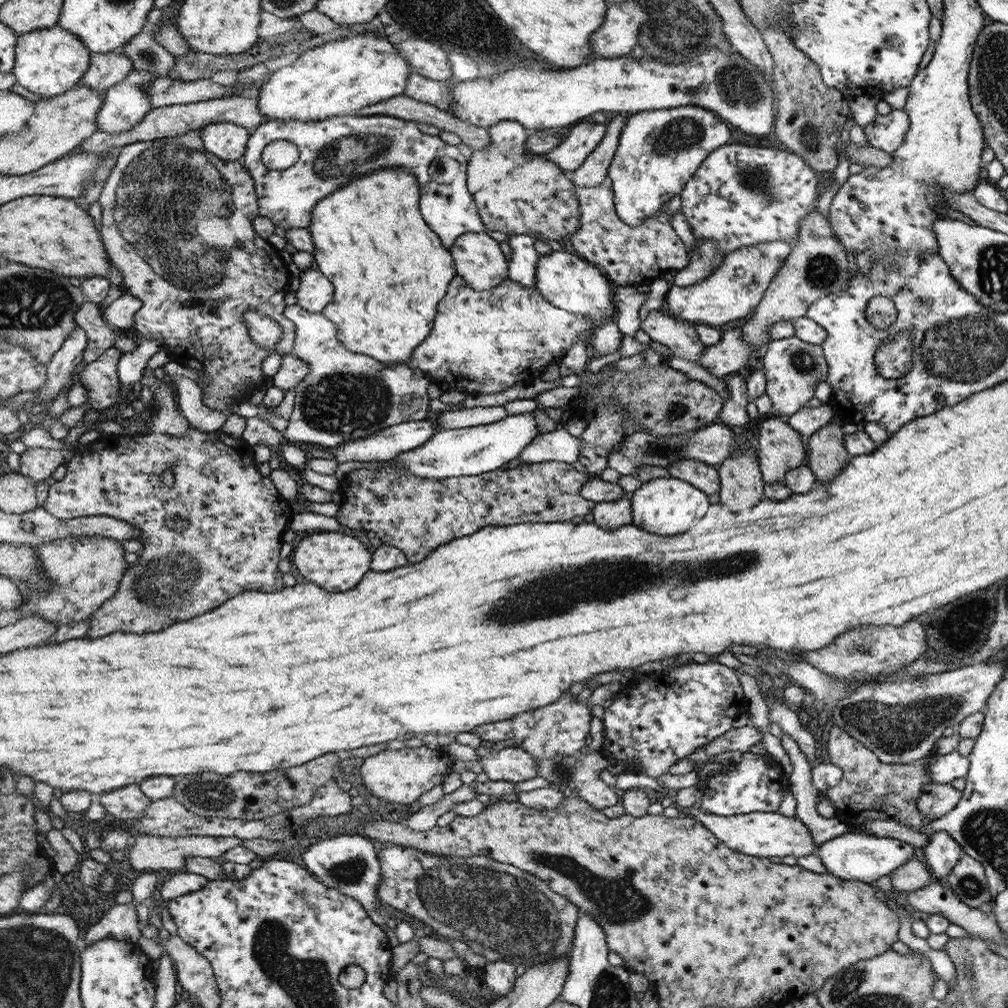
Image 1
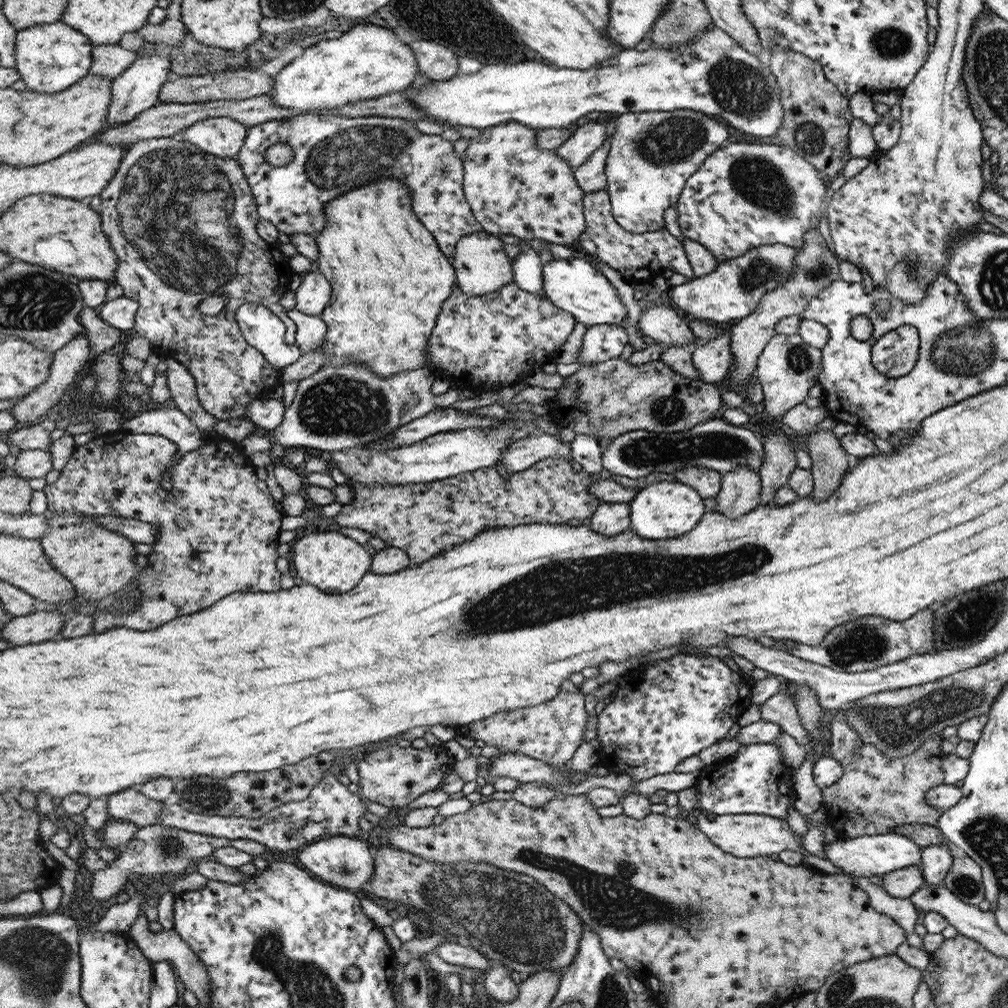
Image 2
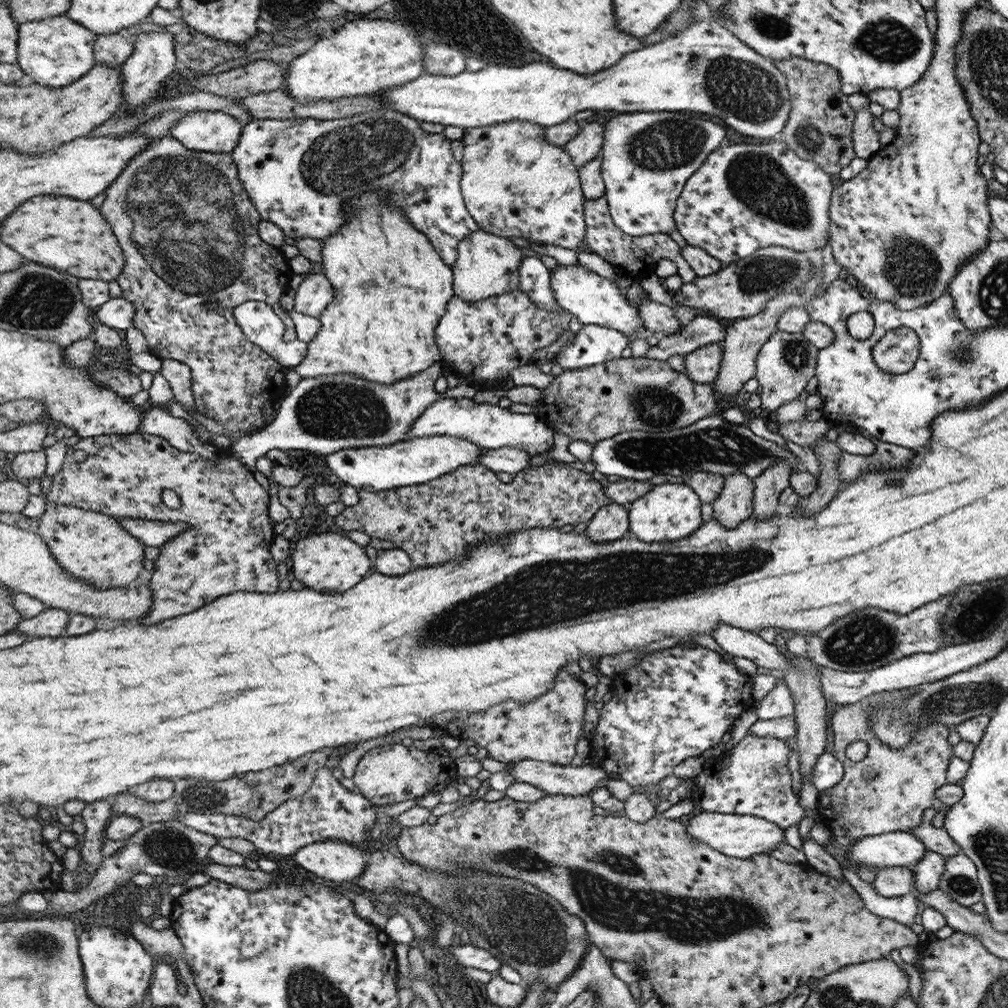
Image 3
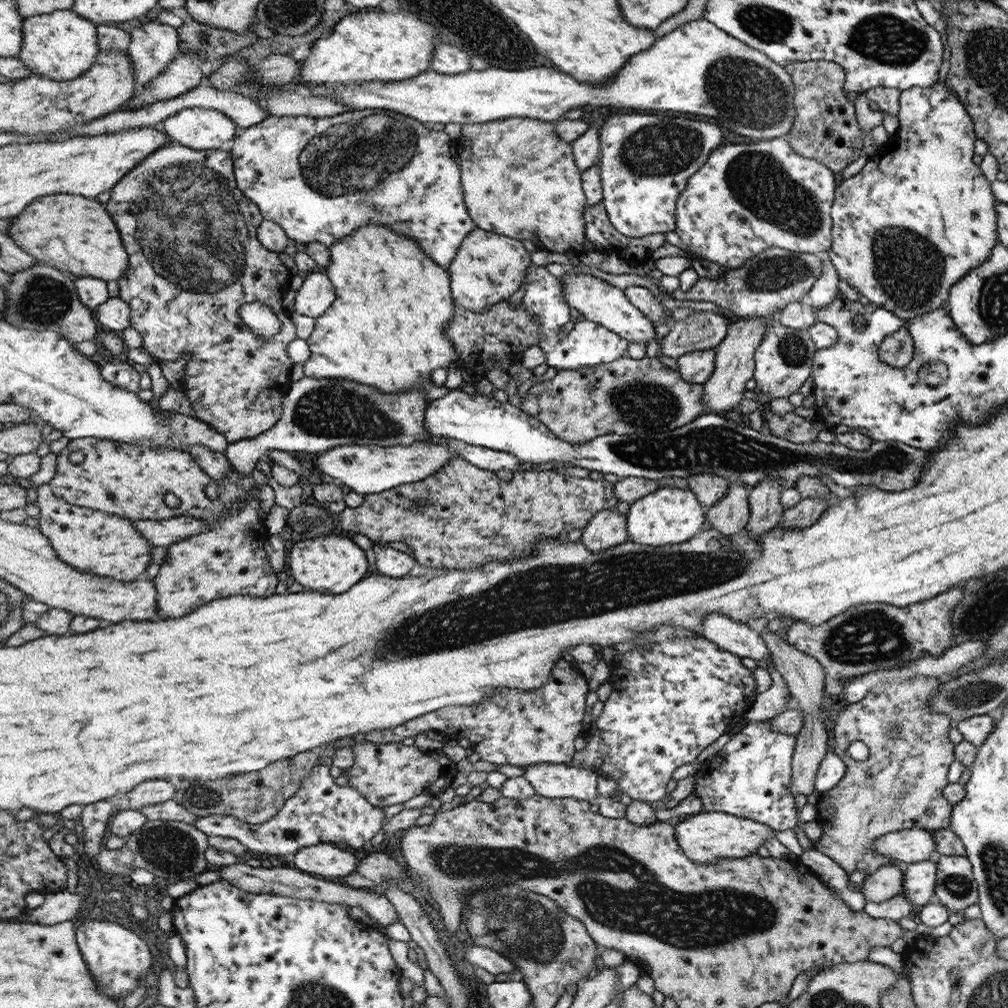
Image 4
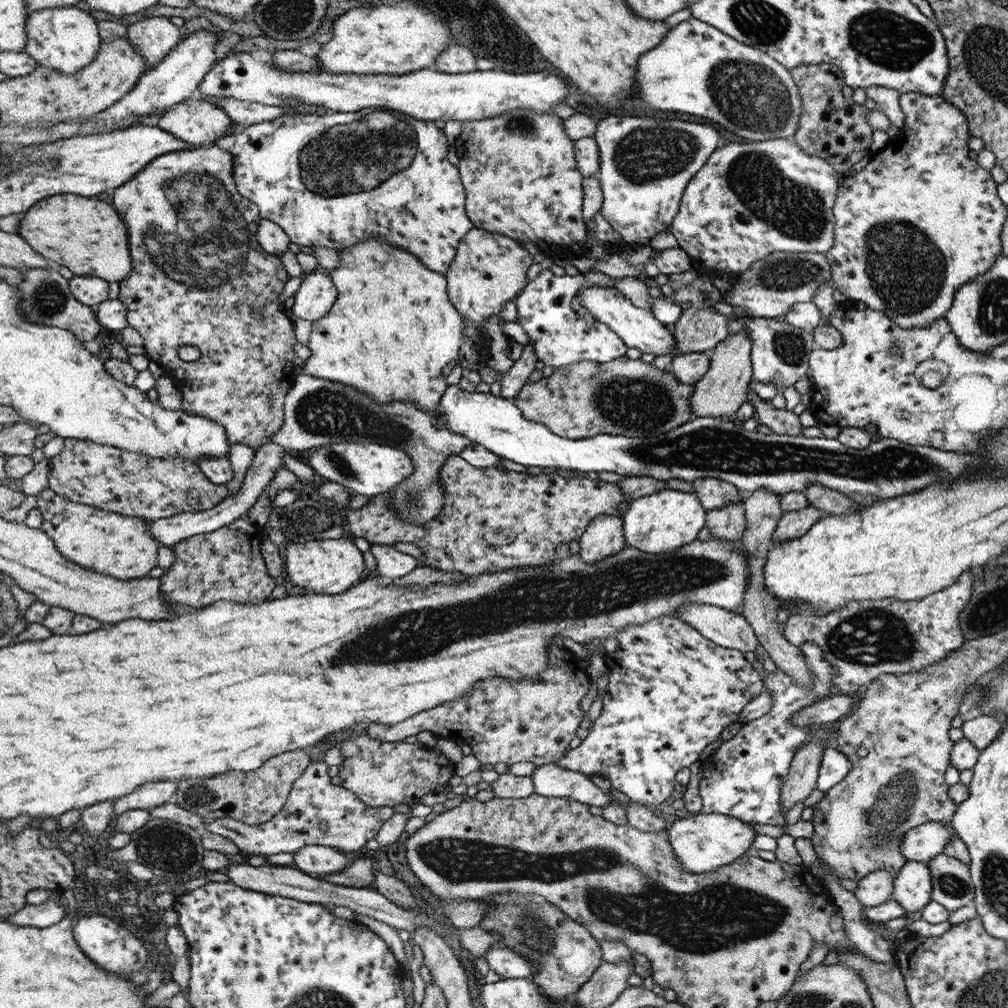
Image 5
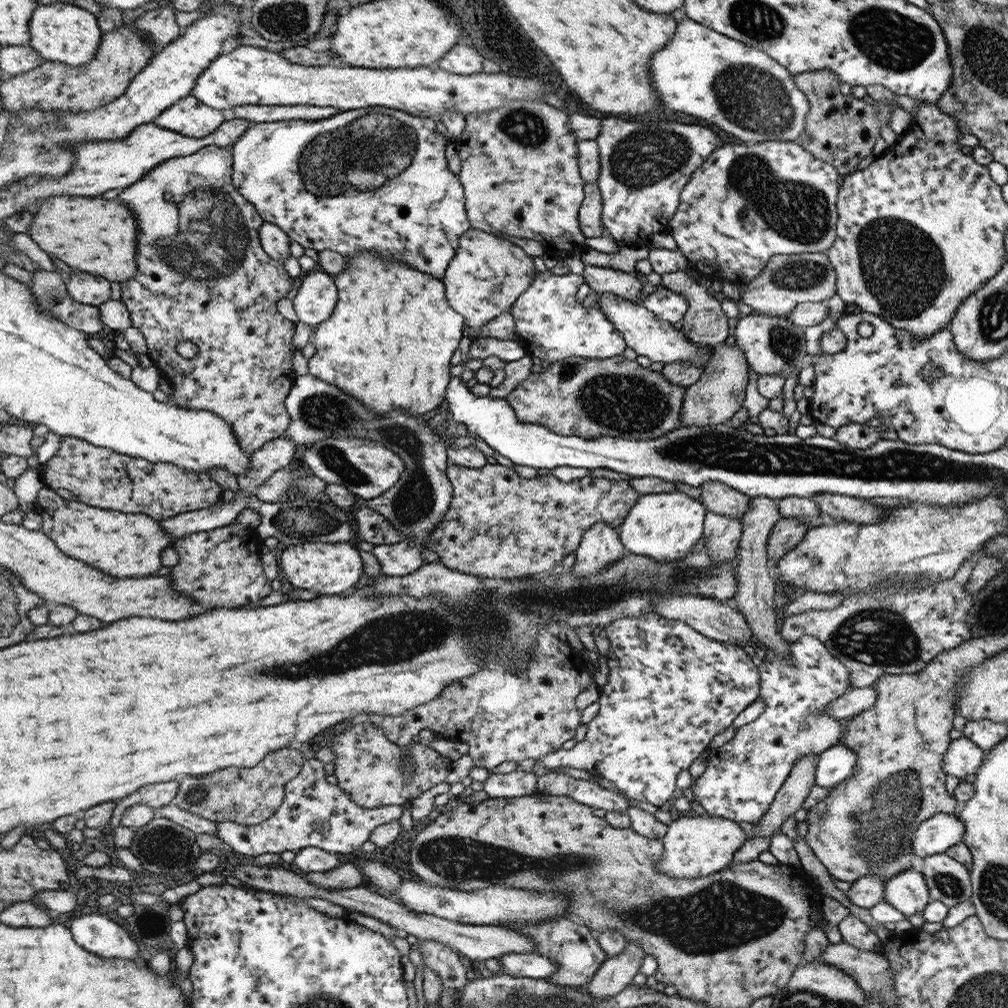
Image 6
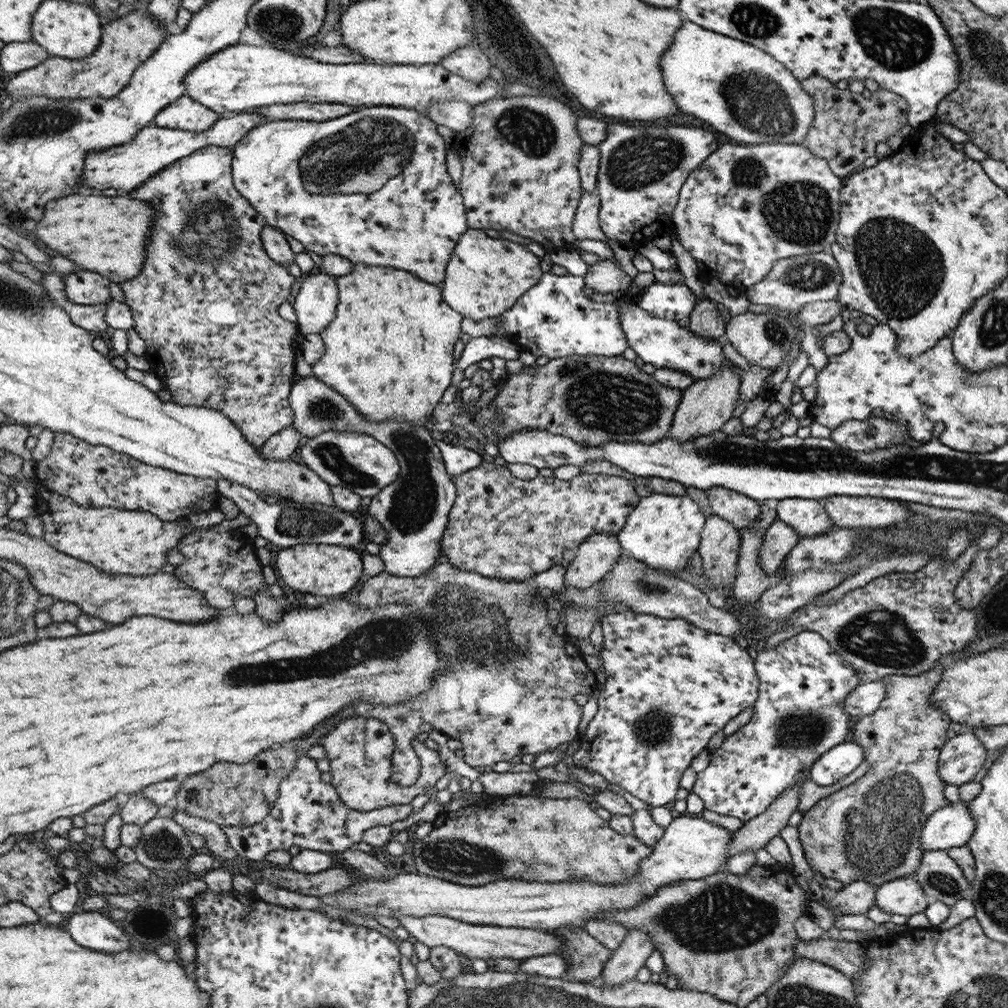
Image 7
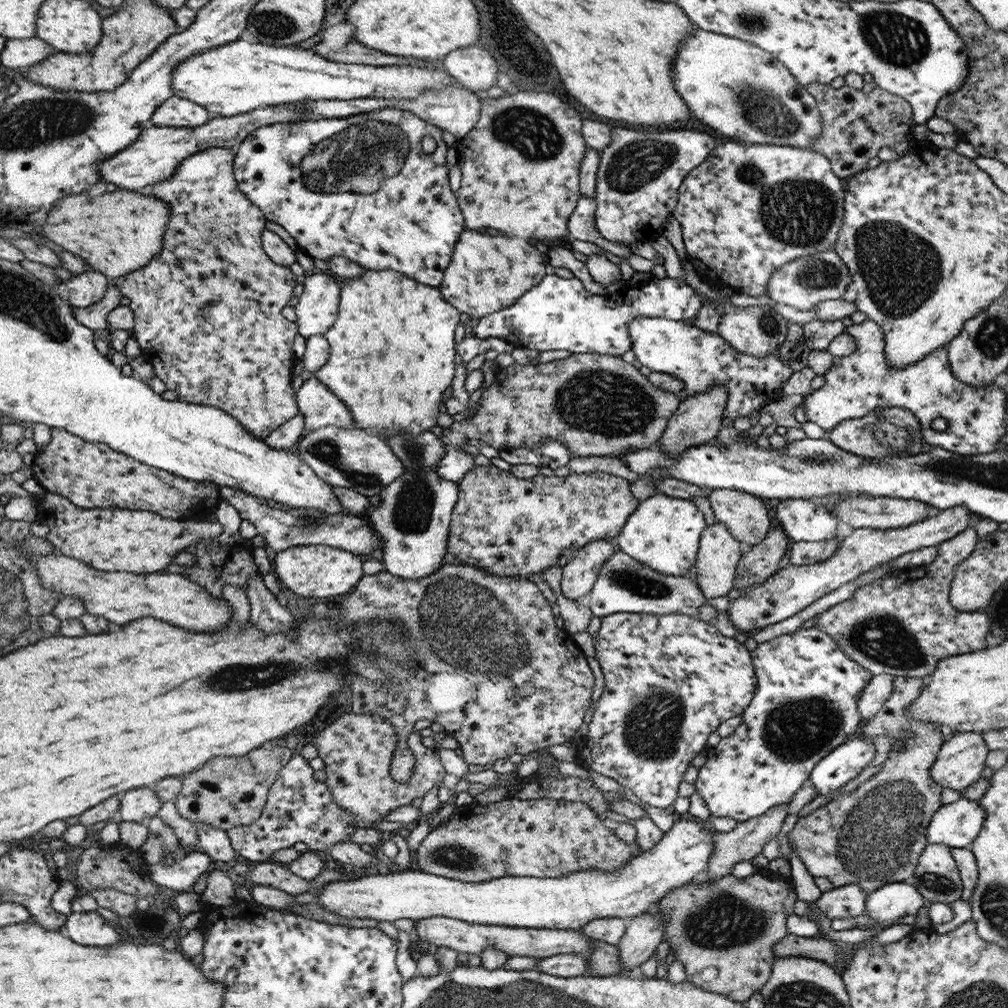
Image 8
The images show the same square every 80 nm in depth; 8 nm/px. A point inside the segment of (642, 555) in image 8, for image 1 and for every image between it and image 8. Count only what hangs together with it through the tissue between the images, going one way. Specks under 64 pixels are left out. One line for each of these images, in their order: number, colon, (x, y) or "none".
1: (669, 506)
2: (663, 510)
3: (668, 512)
4: (671, 515)
5: (664, 521)
6: (665, 526)
7: (663, 531)

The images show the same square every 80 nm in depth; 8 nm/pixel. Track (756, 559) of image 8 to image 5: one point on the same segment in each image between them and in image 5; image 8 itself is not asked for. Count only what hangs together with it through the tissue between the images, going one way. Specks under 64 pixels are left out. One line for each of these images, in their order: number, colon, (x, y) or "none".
5: (793, 524)
6: (787, 532)
7: (780, 538)

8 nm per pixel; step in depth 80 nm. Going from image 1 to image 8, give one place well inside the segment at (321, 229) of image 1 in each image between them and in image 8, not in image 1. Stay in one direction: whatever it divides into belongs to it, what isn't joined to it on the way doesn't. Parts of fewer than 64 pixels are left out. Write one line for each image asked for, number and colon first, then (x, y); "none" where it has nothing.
2: (390, 279)
3: (391, 288)
4: (387, 328)
5: (393, 328)
6: (388, 343)
7: (389, 350)
8: (392, 353)

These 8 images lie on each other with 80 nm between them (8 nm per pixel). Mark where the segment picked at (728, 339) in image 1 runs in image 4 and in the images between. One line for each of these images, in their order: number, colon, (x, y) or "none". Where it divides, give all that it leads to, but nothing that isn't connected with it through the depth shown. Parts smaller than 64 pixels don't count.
2: (713, 360)
3: (702, 365)
4: (697, 367)

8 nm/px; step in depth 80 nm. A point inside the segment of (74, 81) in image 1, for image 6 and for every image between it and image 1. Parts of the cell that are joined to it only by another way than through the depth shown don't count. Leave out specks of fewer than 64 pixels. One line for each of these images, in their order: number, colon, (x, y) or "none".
2: (52, 57)
3: (57, 51)
4: (61, 45)
5: (67, 39)
6: (63, 32)

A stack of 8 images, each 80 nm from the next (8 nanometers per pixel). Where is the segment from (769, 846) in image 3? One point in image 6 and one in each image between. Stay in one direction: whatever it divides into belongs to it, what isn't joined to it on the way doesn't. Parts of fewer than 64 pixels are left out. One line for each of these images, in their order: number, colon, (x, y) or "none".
4: (706, 837)
5: (702, 842)
6: (695, 847)

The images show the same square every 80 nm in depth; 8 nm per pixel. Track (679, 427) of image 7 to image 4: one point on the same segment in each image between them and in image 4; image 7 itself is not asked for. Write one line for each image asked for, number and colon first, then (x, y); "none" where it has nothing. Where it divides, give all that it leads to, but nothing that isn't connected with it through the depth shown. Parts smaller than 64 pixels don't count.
4: (723, 391)
5: (720, 393)
6: (715, 397)

